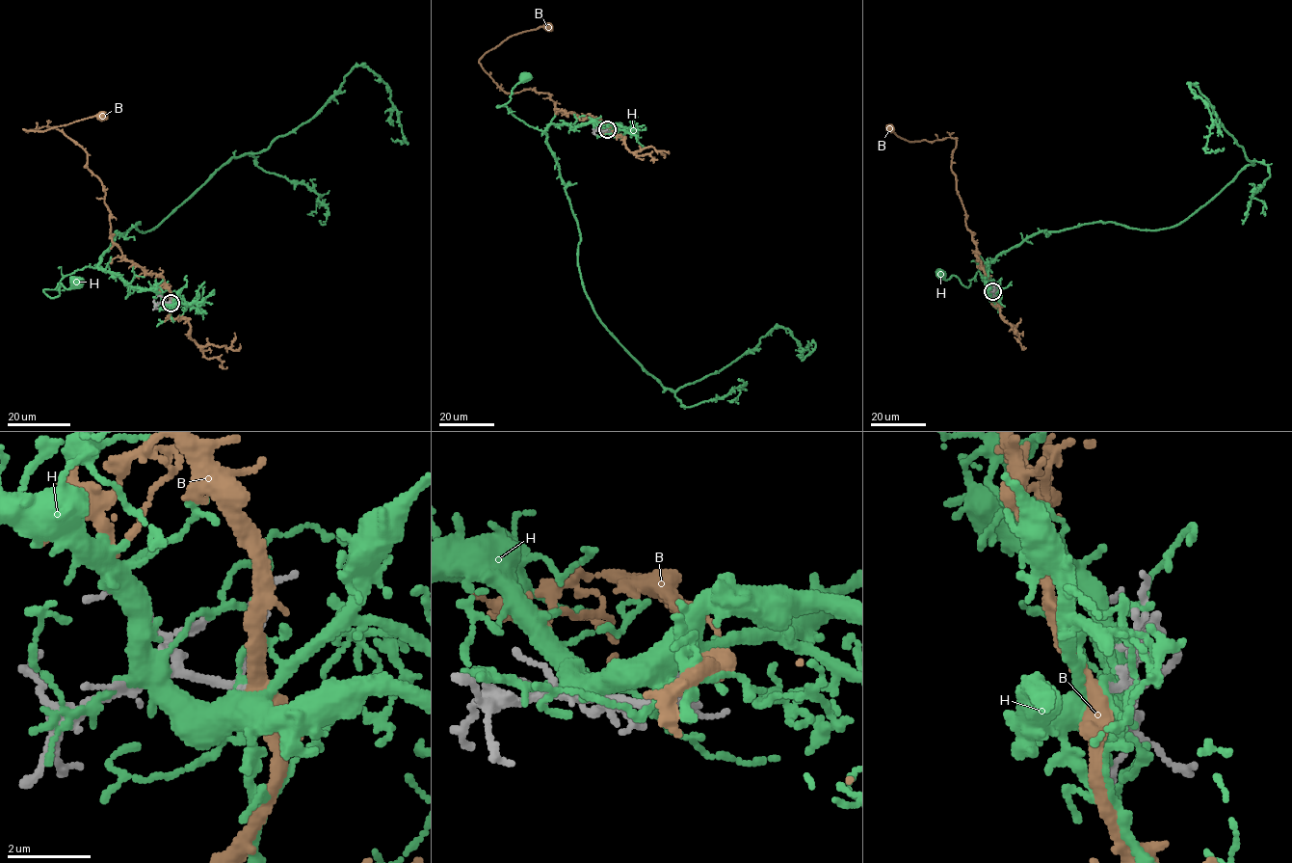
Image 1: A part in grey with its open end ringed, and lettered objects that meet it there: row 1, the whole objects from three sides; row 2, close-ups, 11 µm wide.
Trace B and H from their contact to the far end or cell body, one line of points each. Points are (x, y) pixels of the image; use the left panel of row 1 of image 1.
B: (170, 303), (161, 277), (112, 241), (88, 153), (52, 127), (23, 129), (107, 115)
H: (170, 302), (86, 266), (44, 292), (56, 297), (61, 283), (66, 288), (75, 283)

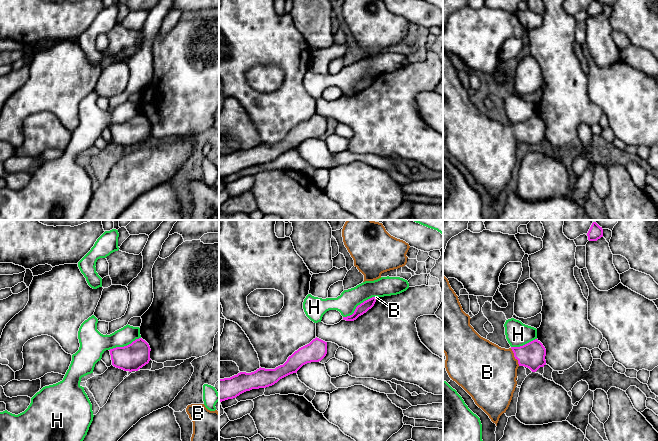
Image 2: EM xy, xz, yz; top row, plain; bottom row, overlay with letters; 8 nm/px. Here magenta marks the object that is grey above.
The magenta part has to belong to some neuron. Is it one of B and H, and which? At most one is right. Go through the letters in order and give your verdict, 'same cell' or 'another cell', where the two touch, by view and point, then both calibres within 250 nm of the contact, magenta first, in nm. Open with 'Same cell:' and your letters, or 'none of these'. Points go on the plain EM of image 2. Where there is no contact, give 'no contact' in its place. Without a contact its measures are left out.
Same cell: B
B: same cell; contact yz (514, 132); calibres 200 and 460 nm
H: another cell; contact xz (358, 81); calibres 80 and 170 nm

